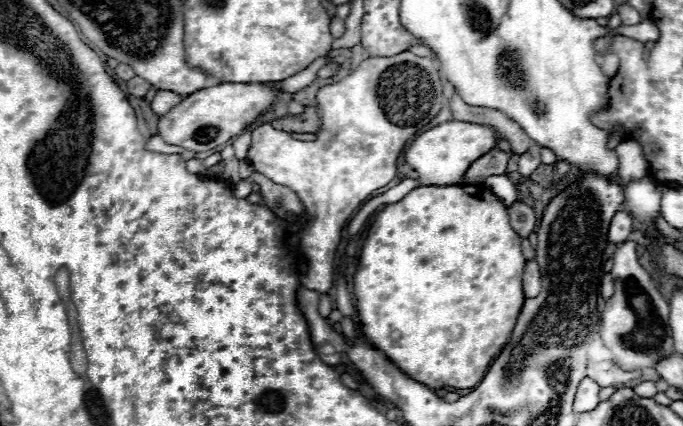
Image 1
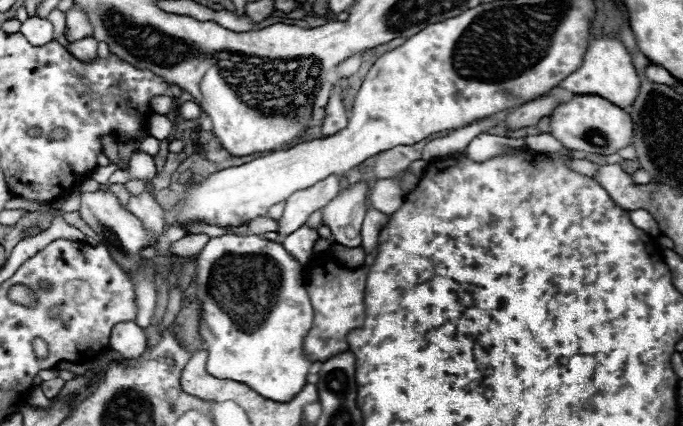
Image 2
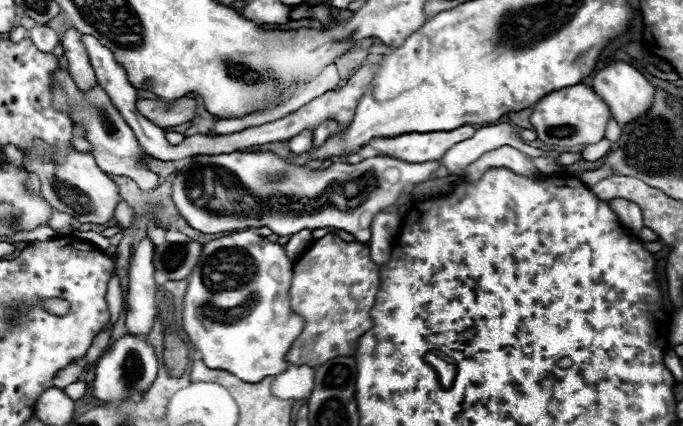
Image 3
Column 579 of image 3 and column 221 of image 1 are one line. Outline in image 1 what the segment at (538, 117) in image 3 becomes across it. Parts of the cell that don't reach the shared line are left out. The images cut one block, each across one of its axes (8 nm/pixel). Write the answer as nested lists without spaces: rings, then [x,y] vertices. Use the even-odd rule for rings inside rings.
[[[268,82],[218,84],[212,88],[204,88],[186,96],[178,106],[164,114],[158,122],[158,134],[168,144],[176,144],[192,152],[214,150],[240,136],[246,126],[250,126],[258,116],[276,106],[278,98],[280,90]]]

